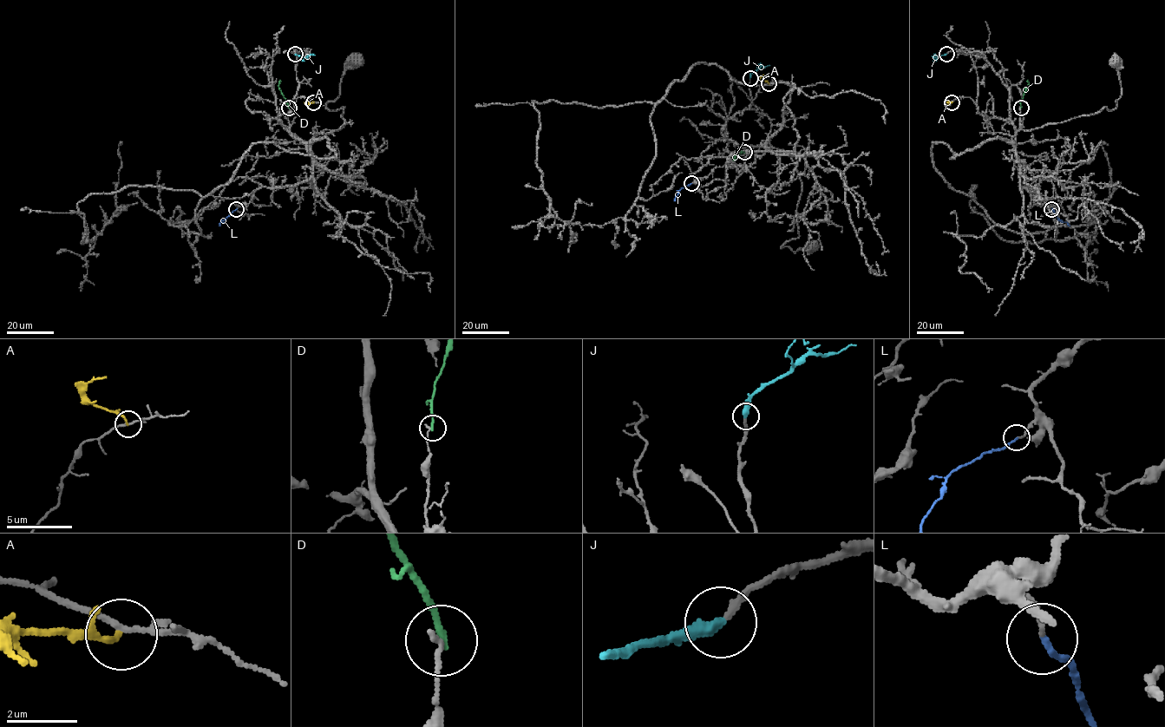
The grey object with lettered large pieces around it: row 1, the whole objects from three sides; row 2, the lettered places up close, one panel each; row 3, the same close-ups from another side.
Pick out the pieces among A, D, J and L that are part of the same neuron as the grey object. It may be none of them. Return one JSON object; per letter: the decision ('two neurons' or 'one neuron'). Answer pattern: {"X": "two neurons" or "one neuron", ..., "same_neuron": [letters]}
{"A": "two neurons", "D": "two neurons", "J": "one neuron", "L": "one neuron", "same_neuron": ["J", "L"]}

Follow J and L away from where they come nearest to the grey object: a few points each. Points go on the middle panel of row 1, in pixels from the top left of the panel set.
J: (750, 78), (762, 67), (769, 65)
L: (691, 183), (679, 191), (675, 200)

